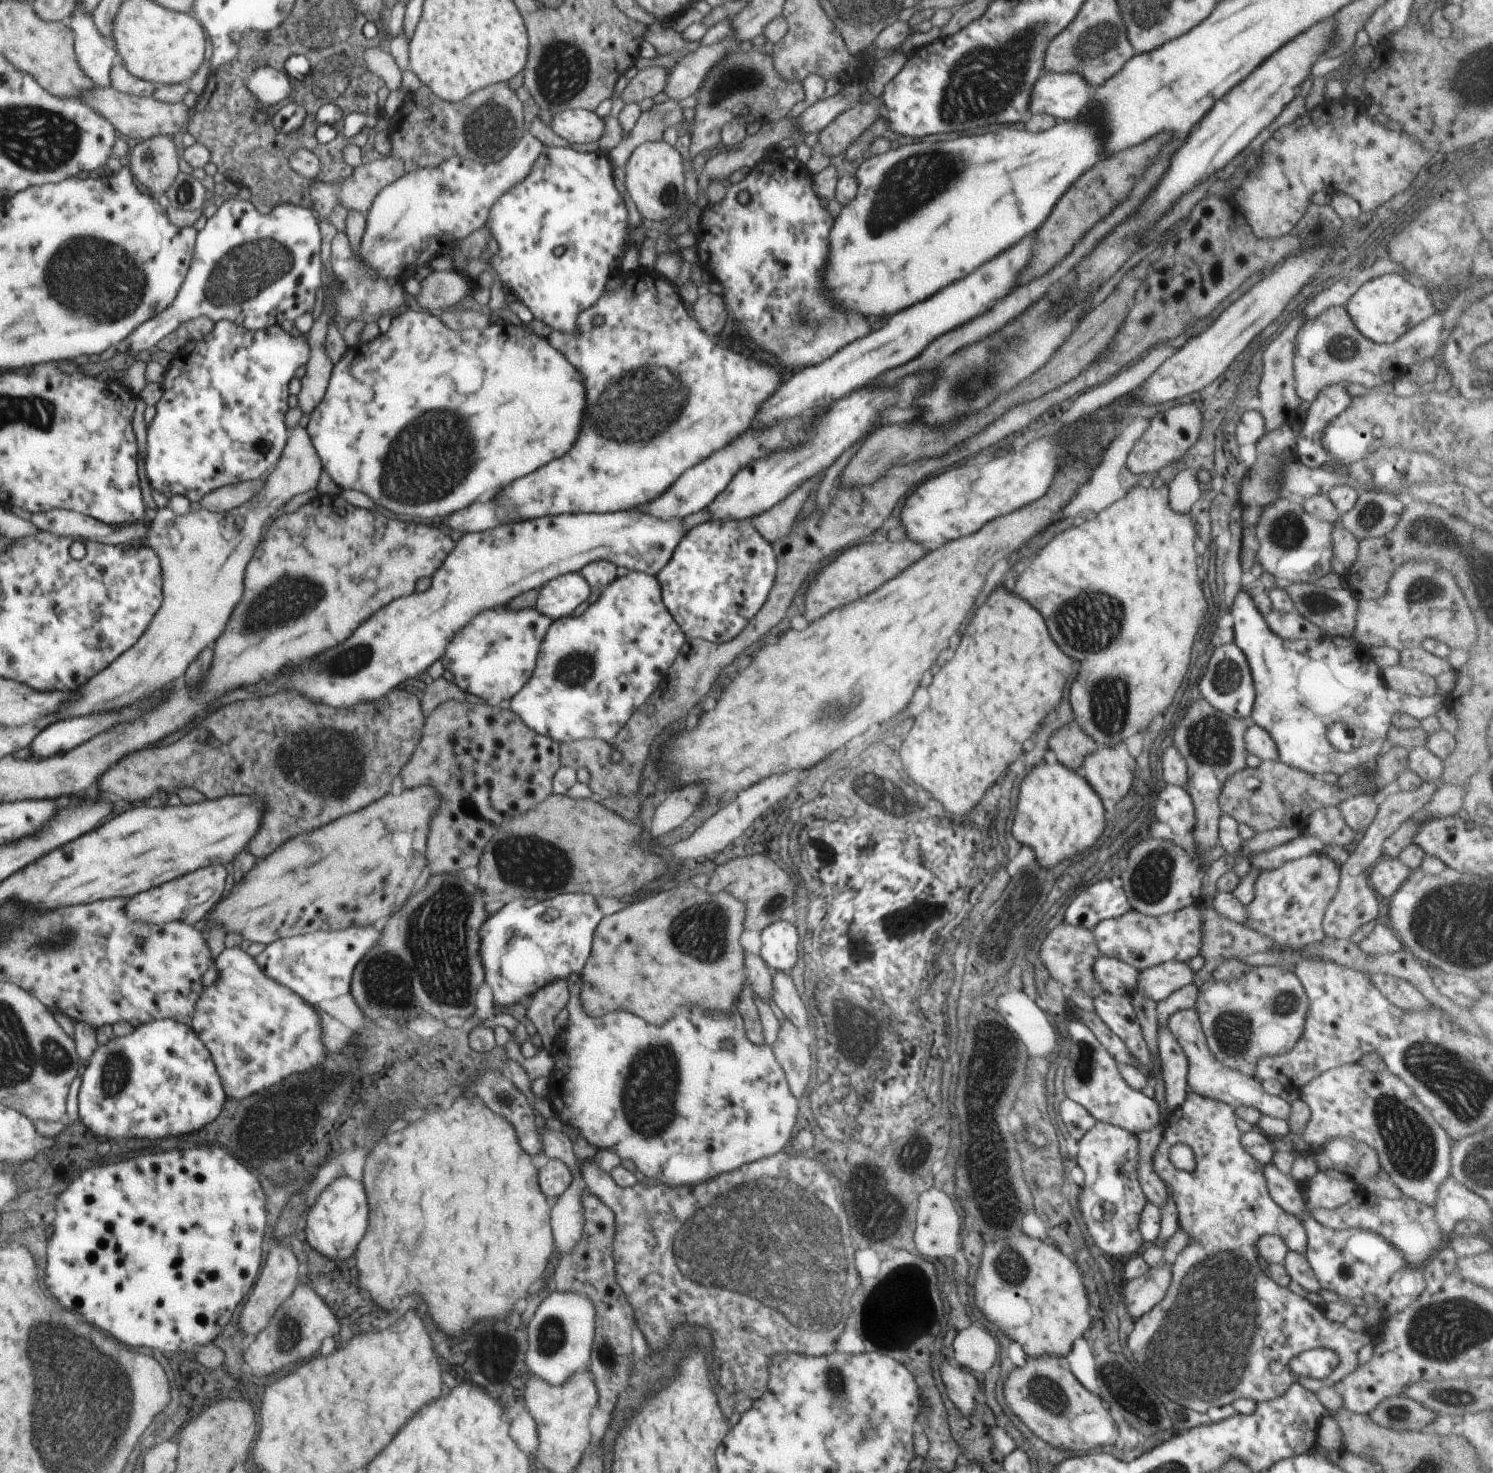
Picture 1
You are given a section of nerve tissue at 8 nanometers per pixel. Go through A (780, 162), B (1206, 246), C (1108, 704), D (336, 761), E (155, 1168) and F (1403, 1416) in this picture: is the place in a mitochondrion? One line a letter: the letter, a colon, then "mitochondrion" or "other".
A: other
B: other
C: mitochondrion
D: mitochondrion
E: other
F: mitochondrion

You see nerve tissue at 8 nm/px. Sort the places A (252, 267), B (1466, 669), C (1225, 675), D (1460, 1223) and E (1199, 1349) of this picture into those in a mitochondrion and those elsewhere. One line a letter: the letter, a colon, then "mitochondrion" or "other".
A: mitochondrion
B: other
C: mitochondrion
D: other
E: mitochondrion

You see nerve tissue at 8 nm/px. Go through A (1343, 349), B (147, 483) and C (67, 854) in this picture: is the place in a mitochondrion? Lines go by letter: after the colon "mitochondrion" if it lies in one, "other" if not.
A: mitochondrion
B: other
C: other

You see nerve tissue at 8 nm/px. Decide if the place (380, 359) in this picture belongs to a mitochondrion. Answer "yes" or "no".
no

